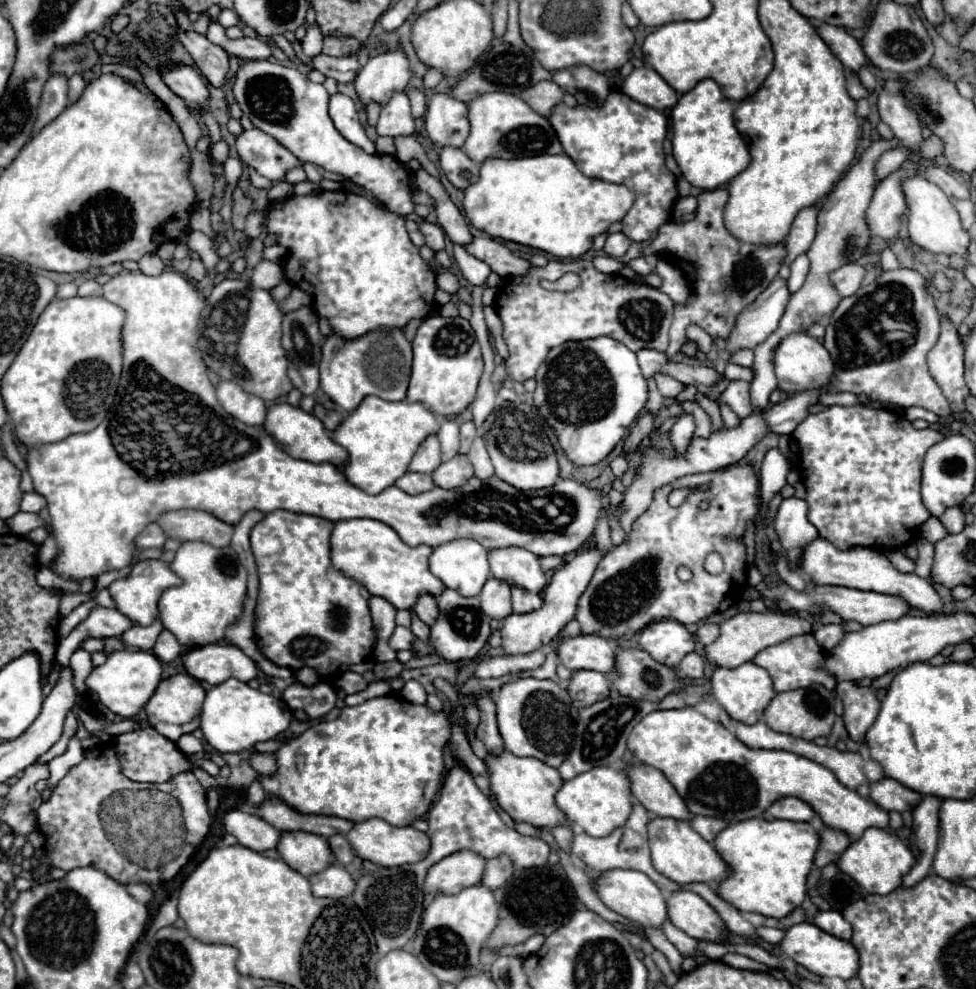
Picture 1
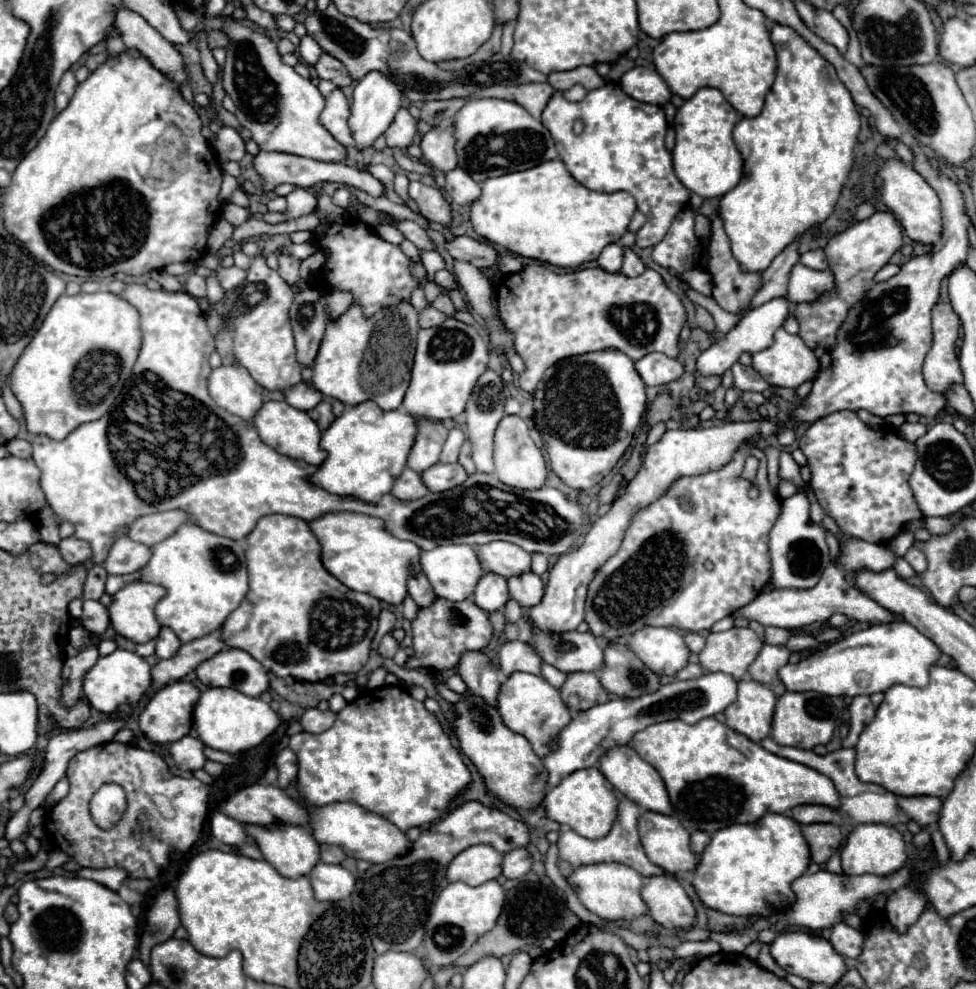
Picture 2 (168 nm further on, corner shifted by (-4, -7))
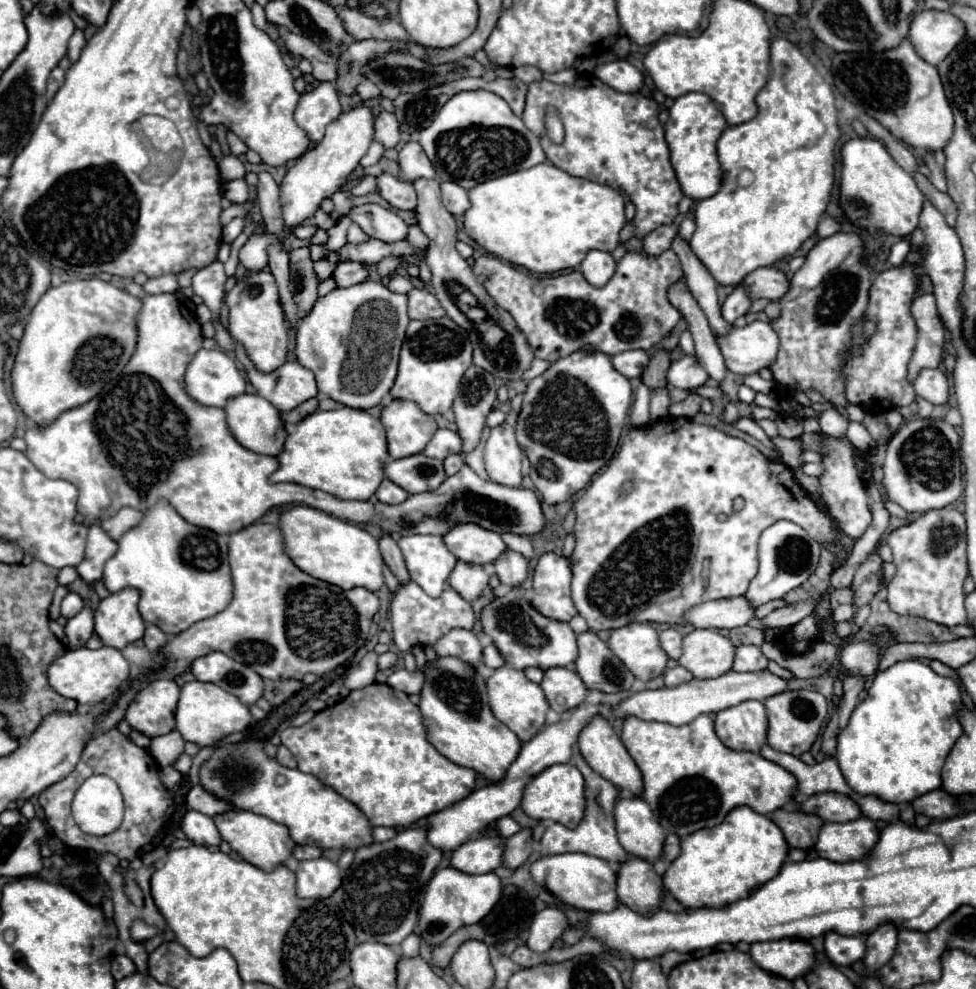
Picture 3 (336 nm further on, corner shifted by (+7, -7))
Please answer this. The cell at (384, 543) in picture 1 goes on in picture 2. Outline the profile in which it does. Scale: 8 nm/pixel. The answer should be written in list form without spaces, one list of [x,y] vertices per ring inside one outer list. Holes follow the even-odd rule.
[[[332,512],[324,514],[310,524],[312,534],[320,542],[320,560],[324,568],[338,578],[344,586],[356,592],[372,594],[386,604],[400,604],[406,594],[406,582],[418,566],[418,546],[408,540],[400,540],[384,530],[382,520],[366,514]]]

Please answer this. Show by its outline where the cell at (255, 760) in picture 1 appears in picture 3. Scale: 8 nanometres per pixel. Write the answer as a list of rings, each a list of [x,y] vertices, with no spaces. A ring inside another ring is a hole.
[[[279,746],[279,750],[277,750],[277,762],[281,764],[281,766],[287,766],[287,768],[297,768],[297,762],[295,762],[295,758],[293,758],[293,754],[285,748],[285,746]]]

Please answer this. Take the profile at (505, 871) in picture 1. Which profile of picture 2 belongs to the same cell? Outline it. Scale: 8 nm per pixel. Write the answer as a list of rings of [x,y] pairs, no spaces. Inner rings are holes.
[[[516,848],[516,850],[510,850],[506,856],[504,856],[504,864],[502,864],[502,874],[510,880],[514,878],[524,878],[530,868],[532,868],[532,856],[526,848]]]

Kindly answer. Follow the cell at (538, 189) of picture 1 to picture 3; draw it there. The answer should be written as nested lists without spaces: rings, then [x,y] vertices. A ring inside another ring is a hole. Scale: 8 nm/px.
[[[541,162],[527,170],[517,170],[469,190],[471,208],[463,214],[465,232],[487,252],[523,266],[535,274],[553,274],[567,268],[577,268],[589,250],[613,252],[619,244],[619,232],[625,226],[625,198],[619,190],[595,184],[585,178],[573,178],[551,162]]]

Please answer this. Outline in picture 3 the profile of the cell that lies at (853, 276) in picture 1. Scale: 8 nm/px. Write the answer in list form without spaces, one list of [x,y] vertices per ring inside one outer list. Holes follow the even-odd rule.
[[[767,266],[761,270],[755,270],[753,274],[745,276],[743,280],[747,284],[749,296],[753,300],[765,298],[765,300],[781,300],[789,292],[789,278],[783,270]]]

